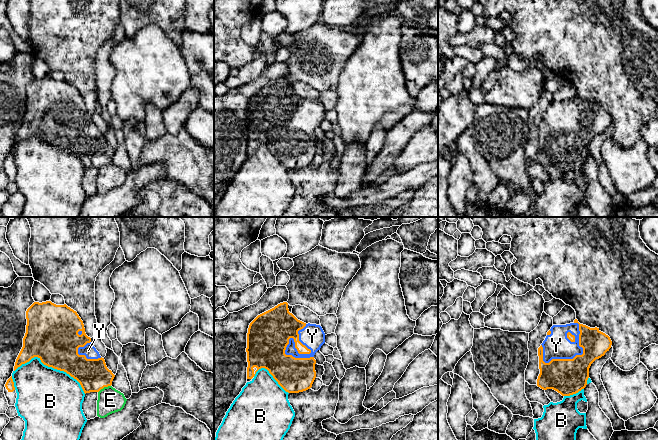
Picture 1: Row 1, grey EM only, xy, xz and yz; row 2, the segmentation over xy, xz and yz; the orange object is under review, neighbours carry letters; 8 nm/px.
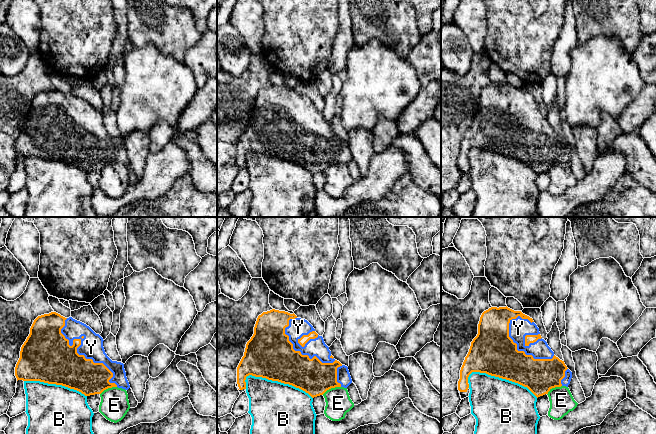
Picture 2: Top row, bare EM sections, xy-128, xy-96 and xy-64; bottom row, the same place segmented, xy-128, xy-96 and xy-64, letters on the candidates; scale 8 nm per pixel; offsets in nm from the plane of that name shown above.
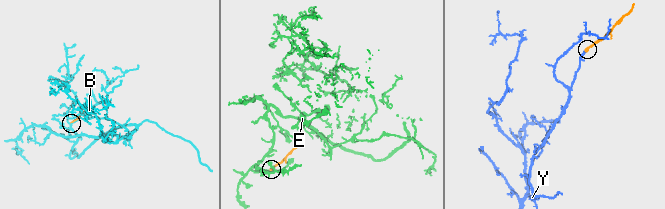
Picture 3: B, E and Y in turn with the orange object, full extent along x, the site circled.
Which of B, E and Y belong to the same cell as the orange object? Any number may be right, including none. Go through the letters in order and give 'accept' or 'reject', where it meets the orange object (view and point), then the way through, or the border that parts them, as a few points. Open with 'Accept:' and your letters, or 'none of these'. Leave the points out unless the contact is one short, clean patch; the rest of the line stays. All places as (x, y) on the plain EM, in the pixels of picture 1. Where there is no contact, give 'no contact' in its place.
Accept: Y
B: reject; meets orange in xy at (52, 143)
E: reject; meets orange in xy at (104, 162); border along xy (110, 161), (104, 162), (98, 168)
Y: accept; meets orange in xz at (302, 129)

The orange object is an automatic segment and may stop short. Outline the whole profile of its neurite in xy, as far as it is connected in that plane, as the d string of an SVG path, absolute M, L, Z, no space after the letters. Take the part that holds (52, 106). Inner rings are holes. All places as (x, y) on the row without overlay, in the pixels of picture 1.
M34 78L26 87L26 95L23 123L16 135L14 147L32 134L38 133L44 141L64 147L76 155L85 170L99 168L112 161L115 151L107 144L104 134L91 119L91 114L86 111L83 97L76 87L66 80Z

